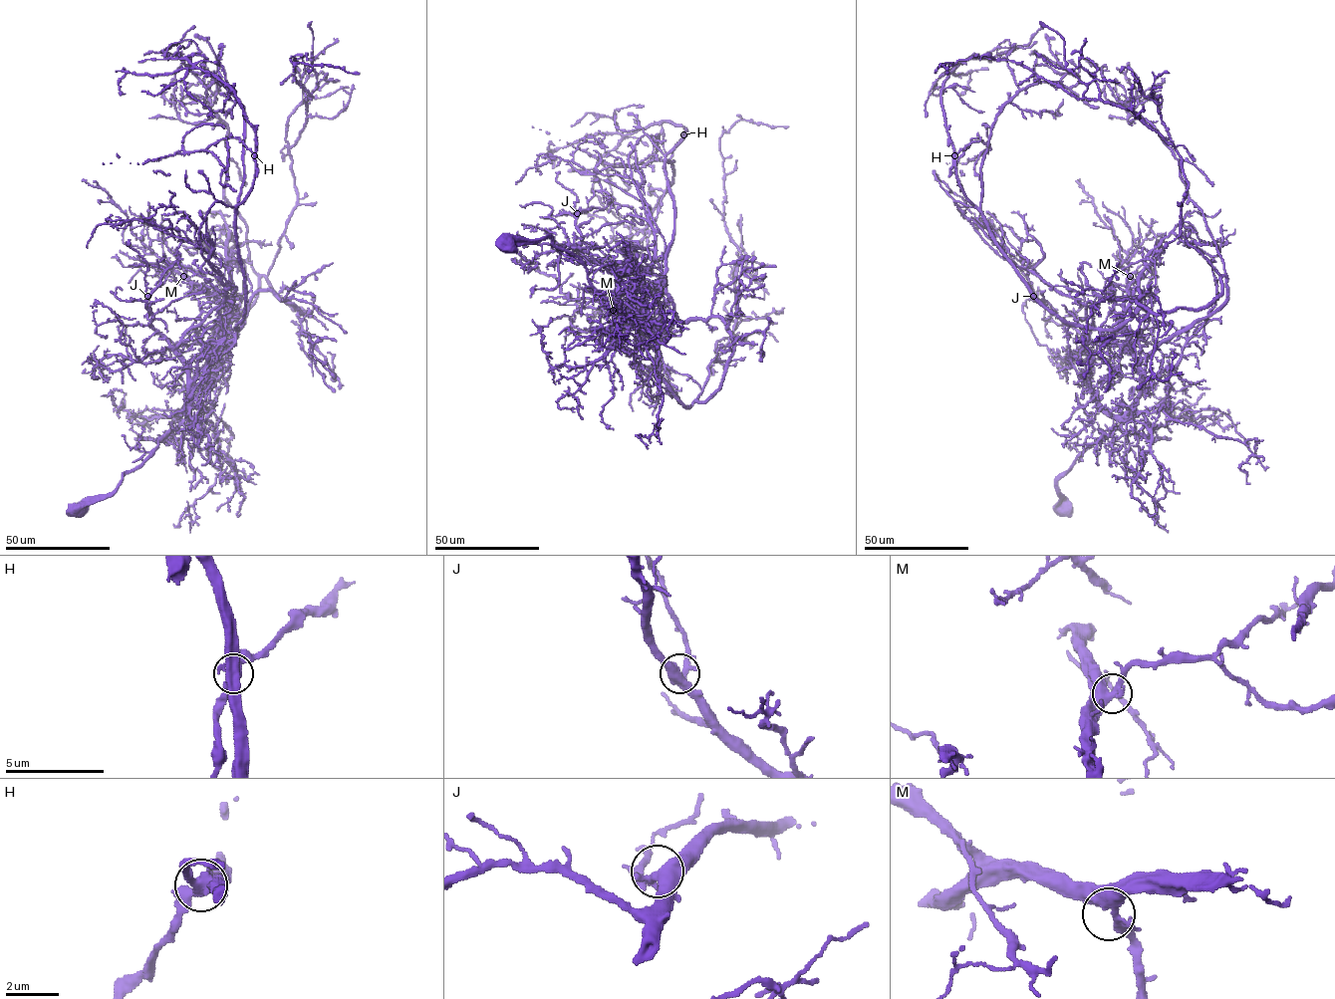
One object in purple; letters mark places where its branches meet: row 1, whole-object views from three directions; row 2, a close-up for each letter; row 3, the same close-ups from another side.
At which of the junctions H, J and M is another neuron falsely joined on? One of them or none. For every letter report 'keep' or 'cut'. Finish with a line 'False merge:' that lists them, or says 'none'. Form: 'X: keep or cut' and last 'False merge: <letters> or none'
H: cut
J: keep
M: keep
False merge: H

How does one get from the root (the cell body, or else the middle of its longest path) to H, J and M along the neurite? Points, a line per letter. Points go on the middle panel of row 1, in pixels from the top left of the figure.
H: (507, 245), (550, 237), (612, 302), (623, 267), (666, 280), (674, 218), (666, 156), (683, 134)
J: (507, 245), (550, 237), (580, 259), (590, 283), (615, 302), (617, 271), (584, 254), (577, 213)
M: (507, 245), (550, 237), (580, 259), (590, 283), (631, 321), (644, 320), (656, 303), (613, 310)

